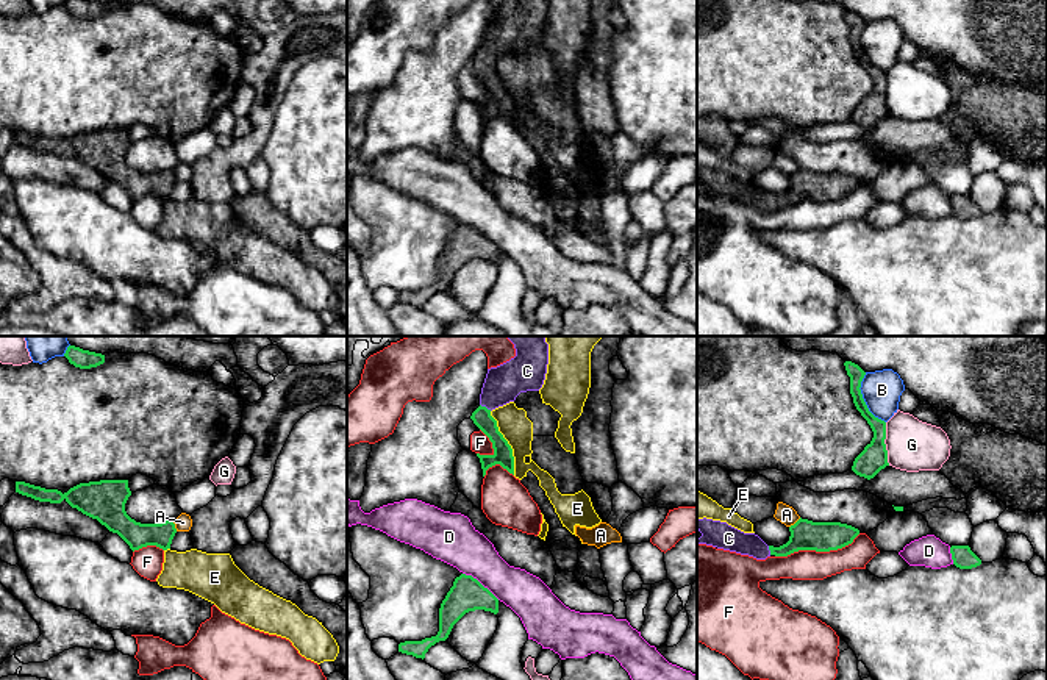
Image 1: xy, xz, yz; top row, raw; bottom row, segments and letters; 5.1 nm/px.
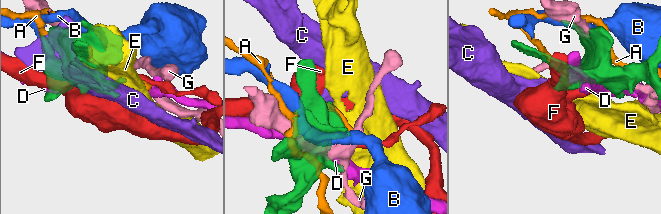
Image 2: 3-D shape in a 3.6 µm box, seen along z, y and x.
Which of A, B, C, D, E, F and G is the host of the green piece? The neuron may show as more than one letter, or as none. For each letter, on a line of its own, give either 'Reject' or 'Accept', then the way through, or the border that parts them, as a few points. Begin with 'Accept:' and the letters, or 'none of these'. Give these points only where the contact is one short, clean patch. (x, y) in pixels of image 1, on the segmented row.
Accept: C
A: Reject
B: Reject
C: Accept. Path across: xz (482, 418), (485, 407), (503, 383)
D: Reject
E: Reject. Boundary: xz (489, 411), (497, 430), (511, 449), (514, 474)
F: Reject
G: Reject

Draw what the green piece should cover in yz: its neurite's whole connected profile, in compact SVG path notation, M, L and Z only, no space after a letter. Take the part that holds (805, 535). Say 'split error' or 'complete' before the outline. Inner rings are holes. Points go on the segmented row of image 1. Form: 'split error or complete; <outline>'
split error; M699 519L697 530L702 533L697 544L766 560L770 555L788 557L799 550L830 552L853 542L859 530L841 522L813 522L799 519L789 527L789 541L780 547L767 546L758 535L744 533L727 522Z

